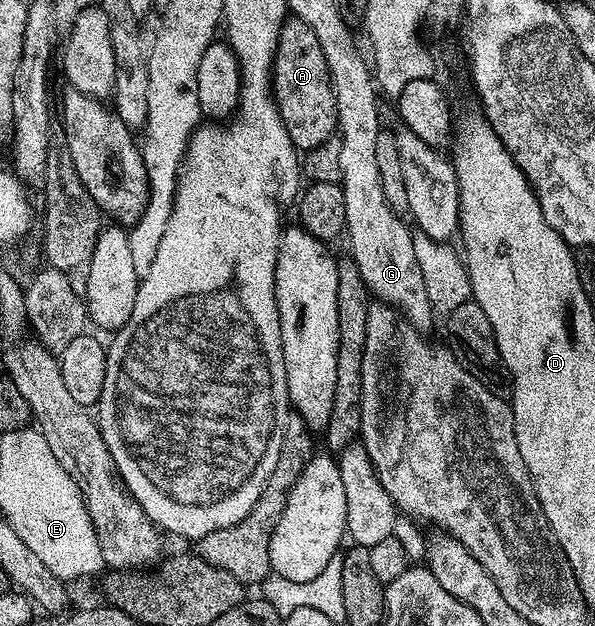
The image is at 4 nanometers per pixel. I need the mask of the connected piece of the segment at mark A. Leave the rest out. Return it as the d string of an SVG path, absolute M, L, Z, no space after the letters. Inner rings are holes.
M290 17L282 24L274 54L272 82L274 100L284 121L284 129L288 129L288 137L292 137L299 152L316 149L316 145L332 138L338 126L338 110L328 61L324 61L324 49L320 49L316 33L312 33L304 21Z

